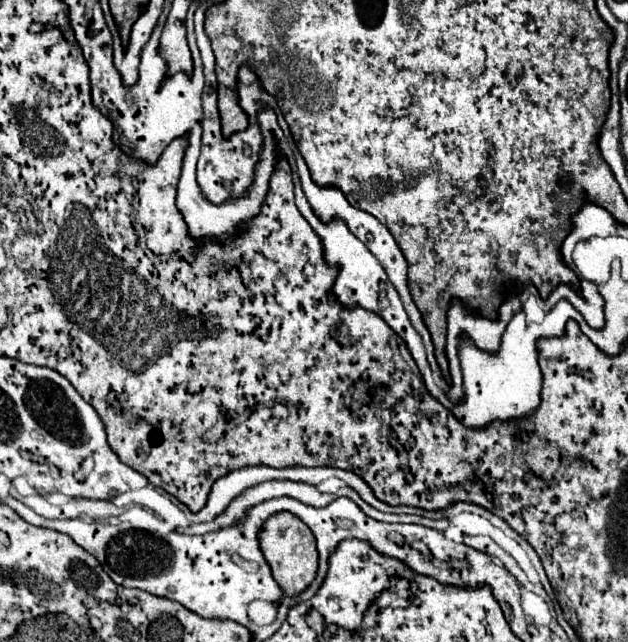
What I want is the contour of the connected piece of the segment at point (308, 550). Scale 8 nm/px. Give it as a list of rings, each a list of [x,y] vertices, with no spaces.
[[[279,512],[263,524],[263,530],[259,532],[259,540],[261,540],[261,550],[273,570],[273,578],[287,596],[299,596],[305,588],[311,586],[311,582],[317,576],[319,552],[317,552],[315,536],[305,522],[301,522],[291,512]]]

